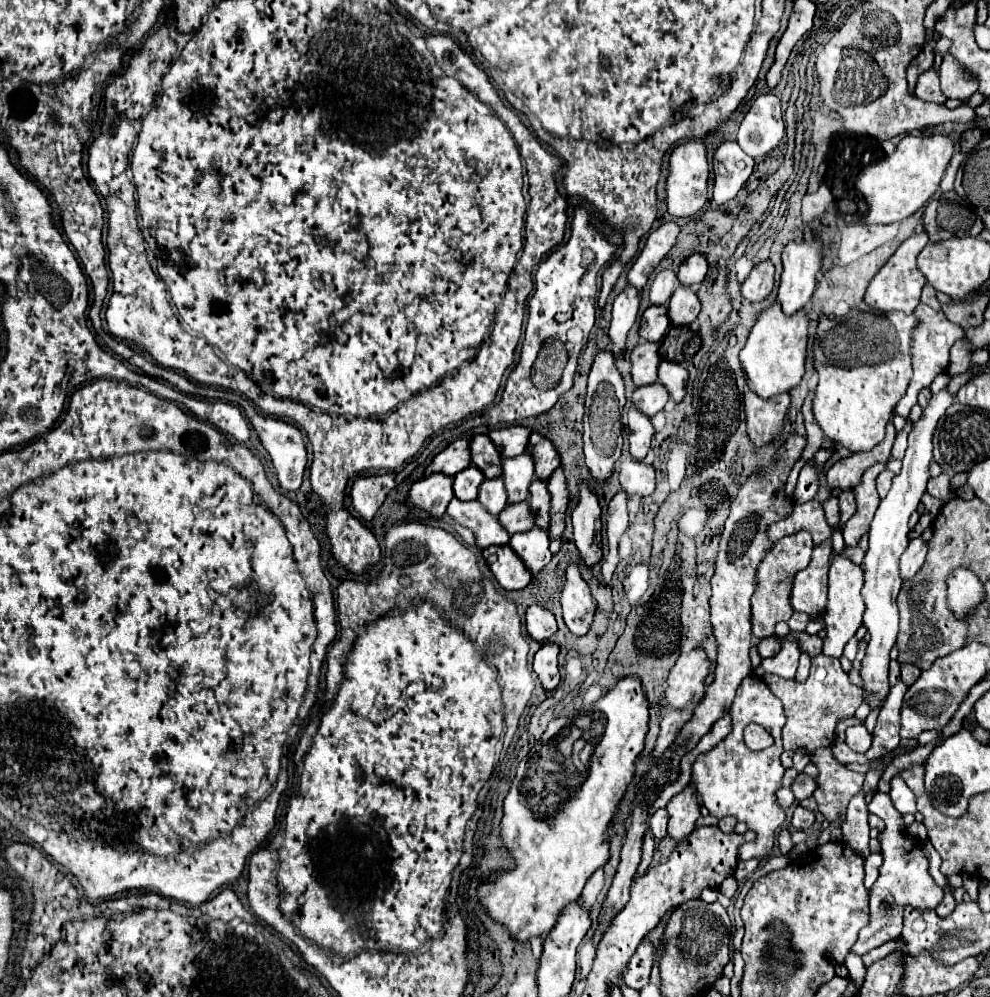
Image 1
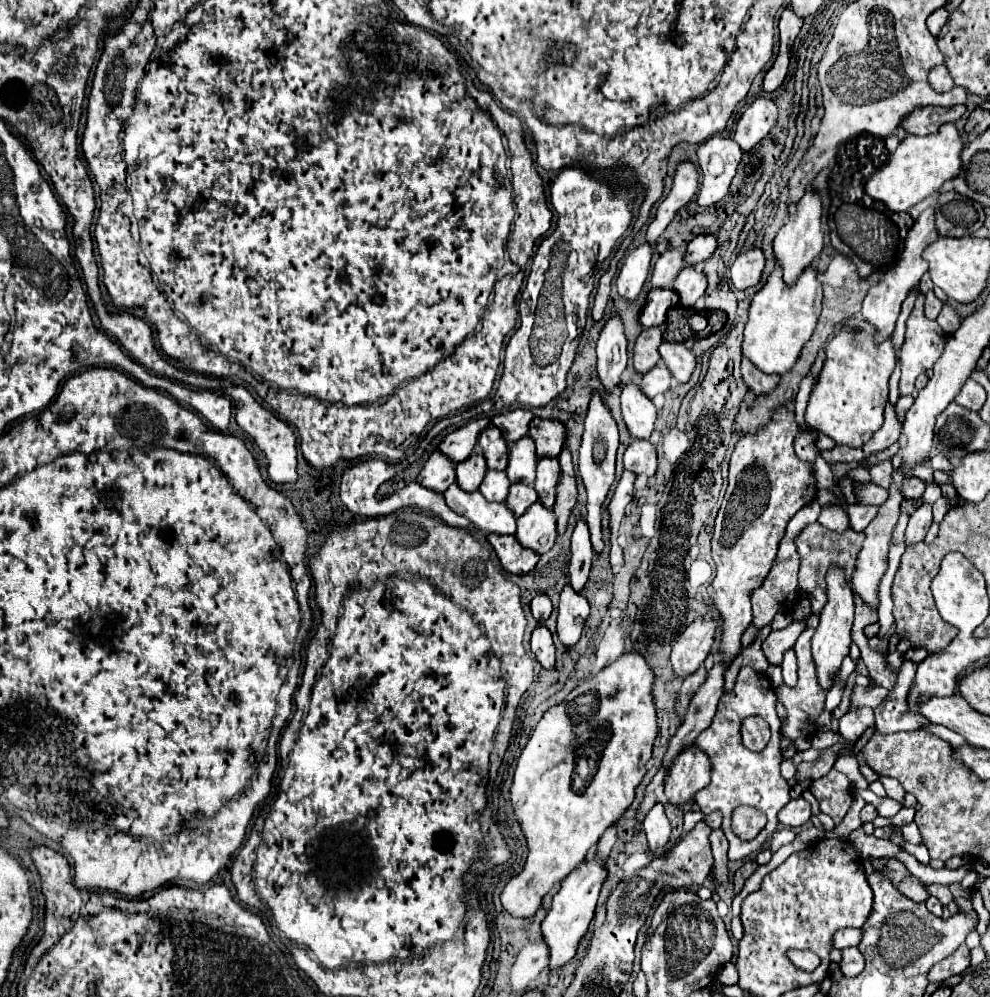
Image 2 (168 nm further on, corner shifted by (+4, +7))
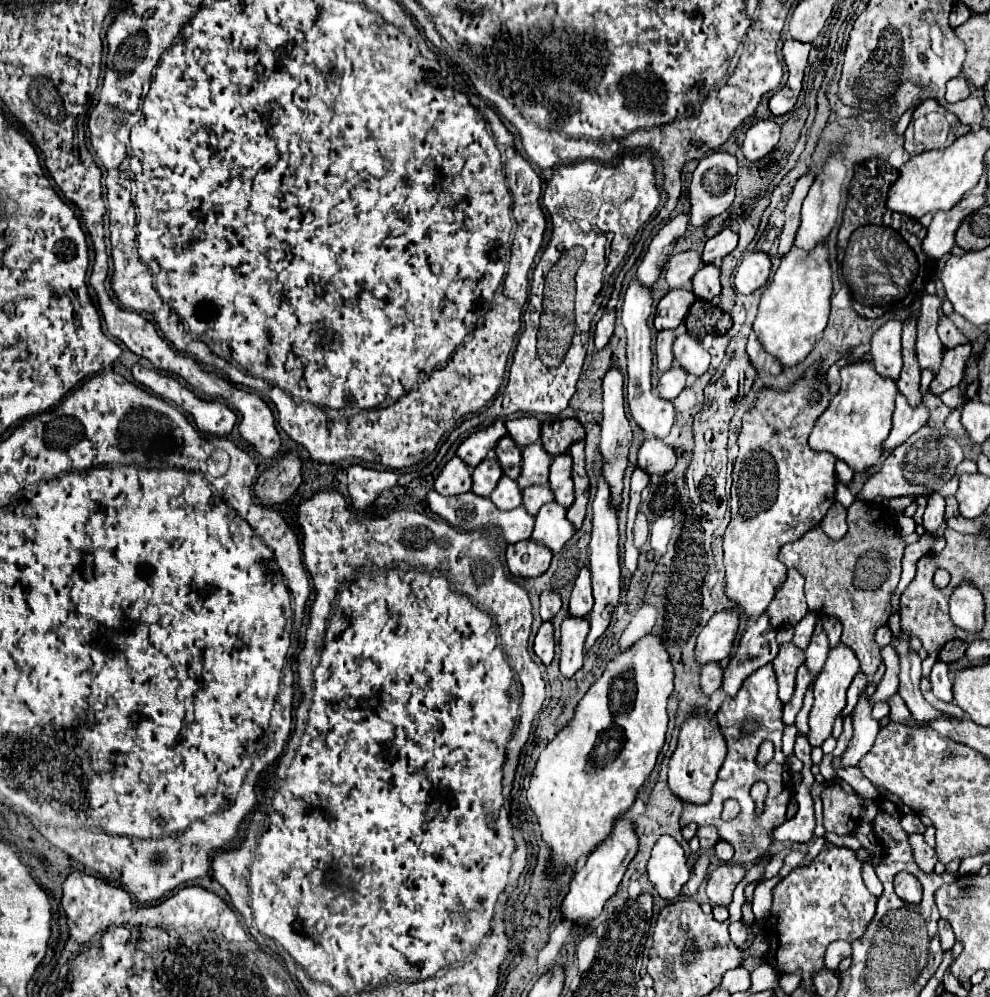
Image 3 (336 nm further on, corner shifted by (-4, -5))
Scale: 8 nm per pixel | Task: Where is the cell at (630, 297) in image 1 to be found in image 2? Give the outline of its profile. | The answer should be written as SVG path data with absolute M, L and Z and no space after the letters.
M614 310L604 324L598 344L598 376L604 382L604 386L610 390L618 384L620 374L626 368L626 336L620 314Z

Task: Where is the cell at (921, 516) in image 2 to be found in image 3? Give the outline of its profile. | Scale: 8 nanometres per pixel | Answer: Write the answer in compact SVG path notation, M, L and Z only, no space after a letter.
M932 492L926 496L926 512L924 512L924 528L926 532L934 532L944 522L944 498L940 492Z

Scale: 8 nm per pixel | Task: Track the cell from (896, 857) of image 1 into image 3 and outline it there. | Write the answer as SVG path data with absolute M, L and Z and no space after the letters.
M834 942L828 946L826 954L824 954L824 964L828 970L836 970L838 968L838 962L846 956L850 956L852 948L850 948L850 942Z

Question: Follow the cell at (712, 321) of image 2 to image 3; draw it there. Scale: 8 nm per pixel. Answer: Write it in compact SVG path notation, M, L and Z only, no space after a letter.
M696 300L688 312L688 316L694 314L698 318L698 326L706 328L706 334L724 334L732 326L730 314L722 312L718 306L712 306L710 302Z

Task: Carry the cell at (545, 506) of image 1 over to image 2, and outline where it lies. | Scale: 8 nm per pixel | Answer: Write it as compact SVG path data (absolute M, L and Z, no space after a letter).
M542 458L536 466L536 482L534 488L544 508L552 508L556 500L556 484L560 478L560 466L556 458Z

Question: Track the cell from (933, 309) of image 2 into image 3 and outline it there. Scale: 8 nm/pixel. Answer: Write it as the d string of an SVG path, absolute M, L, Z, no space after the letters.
M948 318L940 320L938 336L940 336L944 348L954 348L954 346L960 346L960 344L968 344L968 338Z

